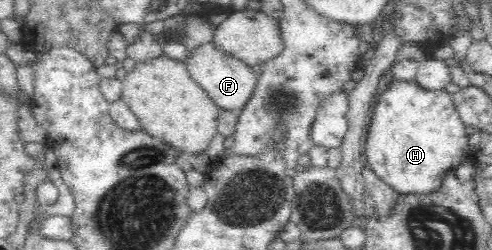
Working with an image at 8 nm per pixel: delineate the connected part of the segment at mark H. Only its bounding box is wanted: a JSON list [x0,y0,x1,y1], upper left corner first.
[364,82,468,197]

